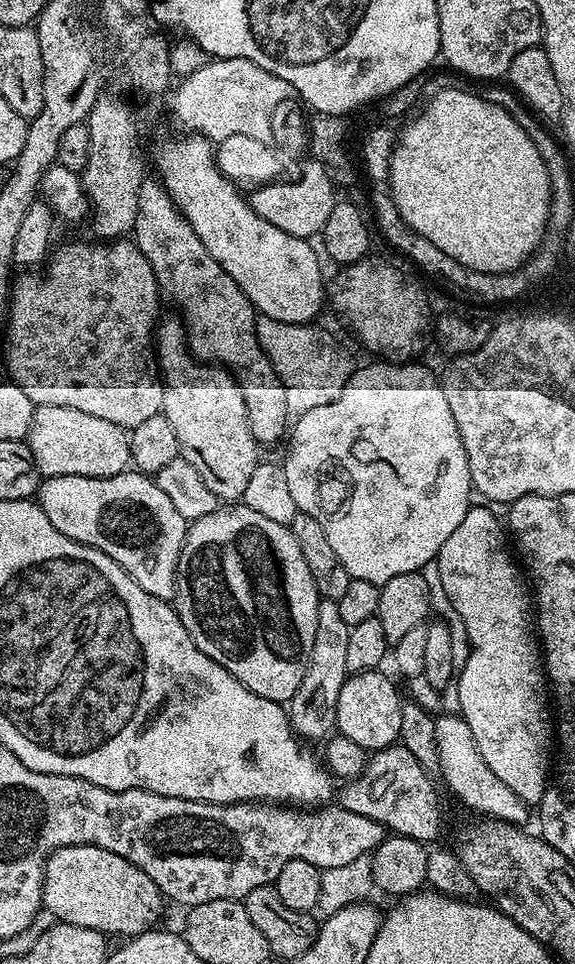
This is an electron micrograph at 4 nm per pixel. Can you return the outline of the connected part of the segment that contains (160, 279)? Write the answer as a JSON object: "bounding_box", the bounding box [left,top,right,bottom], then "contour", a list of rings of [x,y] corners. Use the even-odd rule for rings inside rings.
{"bounding_box":[131,182,290,445],"contour":[[[145,182],[140,187],[138,214],[131,235],[136,248],[150,262],[161,293],[184,311],[182,323],[189,352],[195,359],[211,362],[235,375],[257,445],[276,444],[280,439],[281,443],[290,424],[286,390],[256,337],[257,310],[238,282],[210,258],[210,250],[202,246],[198,234],[194,234],[190,222],[176,209],[163,184]]]}

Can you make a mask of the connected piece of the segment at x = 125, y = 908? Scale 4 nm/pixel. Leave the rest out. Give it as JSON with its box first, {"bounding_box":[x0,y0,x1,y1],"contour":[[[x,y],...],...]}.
{"bounding_box":[43,844,165,938],"contour":[[[93,844],[56,848],[44,861],[43,907],[59,923],[131,938],[161,923],[165,903],[155,882],[134,862]]]}

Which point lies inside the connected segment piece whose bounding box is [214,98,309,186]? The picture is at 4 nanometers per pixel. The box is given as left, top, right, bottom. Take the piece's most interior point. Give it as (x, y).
(235, 157)

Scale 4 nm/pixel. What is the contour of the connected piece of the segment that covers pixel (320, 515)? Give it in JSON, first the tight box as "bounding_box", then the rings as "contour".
{"bounding_box":[282,362,474,585],"contour":[[[420,362],[376,363],[380,364],[357,367],[334,402],[295,417],[282,467],[297,509],[310,514],[326,530],[326,538],[349,576],[381,585],[398,574],[419,572],[436,559],[446,538],[466,518],[468,495],[474,489],[466,450],[437,373],[435,376]]]}

